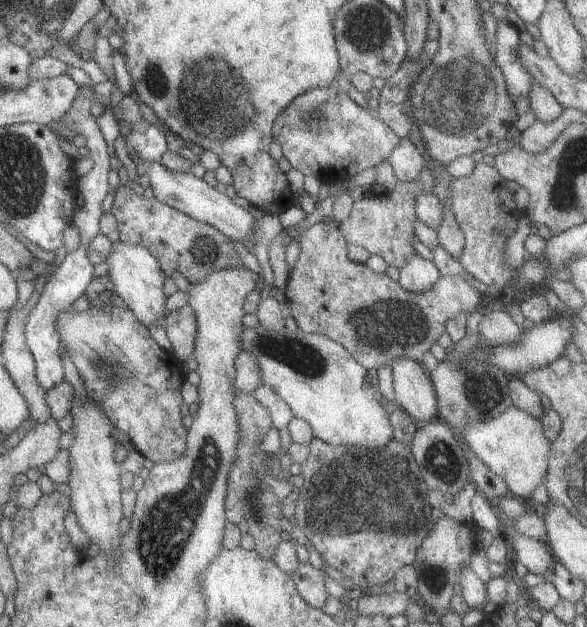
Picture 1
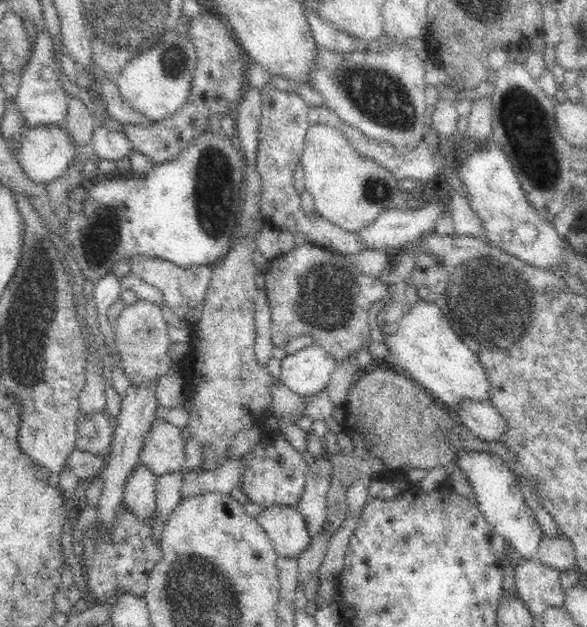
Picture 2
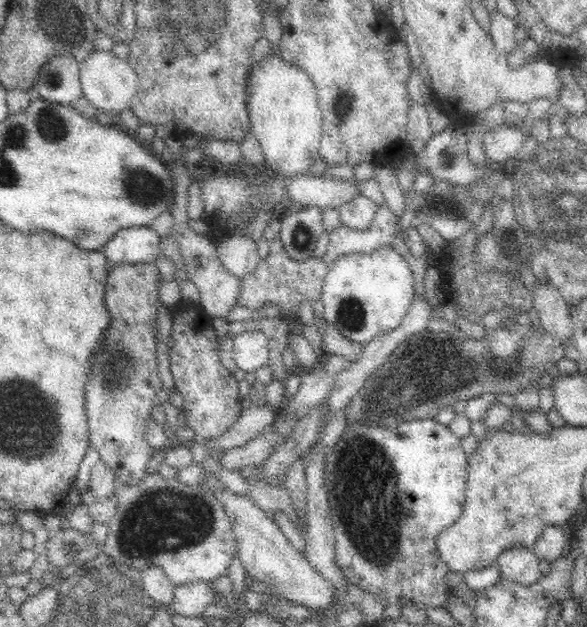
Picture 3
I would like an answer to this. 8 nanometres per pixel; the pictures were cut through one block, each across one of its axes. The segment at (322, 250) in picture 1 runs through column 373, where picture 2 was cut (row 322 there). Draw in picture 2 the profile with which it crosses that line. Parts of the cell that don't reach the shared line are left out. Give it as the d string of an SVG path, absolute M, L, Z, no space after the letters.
M306 242L268 262L264 276L272 310L274 348L284 350L300 336L308 336L340 362L370 340L368 312L374 304L382 304L388 296L386 284L360 274L348 258Z

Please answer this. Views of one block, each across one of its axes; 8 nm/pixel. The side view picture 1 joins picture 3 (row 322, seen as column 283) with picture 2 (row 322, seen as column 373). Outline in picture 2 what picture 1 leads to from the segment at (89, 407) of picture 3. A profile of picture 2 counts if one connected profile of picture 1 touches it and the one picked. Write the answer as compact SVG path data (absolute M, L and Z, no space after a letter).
M138 300L130 306L124 306L124 312L114 322L116 328L116 348L124 364L124 376L132 384L146 384L150 380L160 380L174 366L168 358L170 340L168 340L168 322L162 316L162 306L156 306L150 300Z

